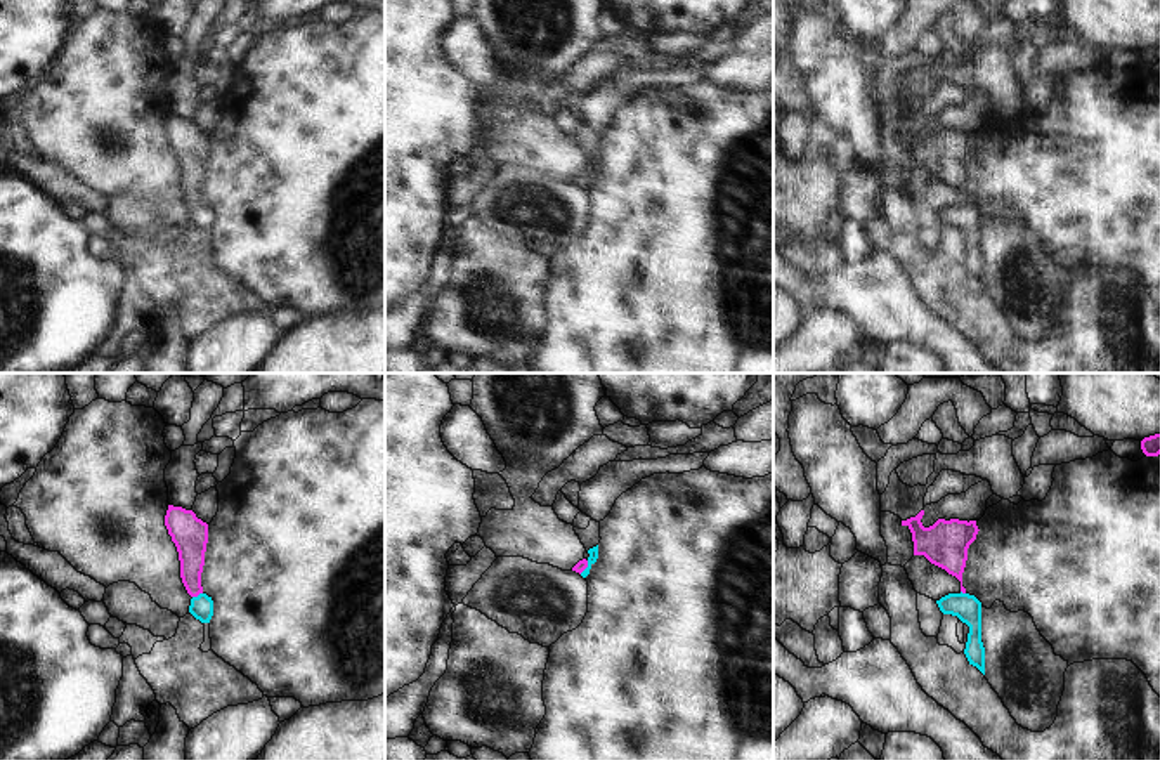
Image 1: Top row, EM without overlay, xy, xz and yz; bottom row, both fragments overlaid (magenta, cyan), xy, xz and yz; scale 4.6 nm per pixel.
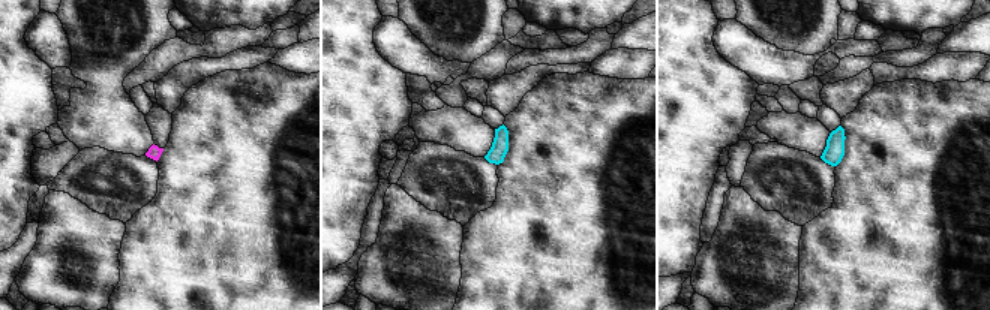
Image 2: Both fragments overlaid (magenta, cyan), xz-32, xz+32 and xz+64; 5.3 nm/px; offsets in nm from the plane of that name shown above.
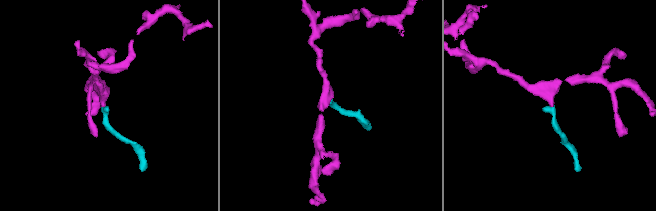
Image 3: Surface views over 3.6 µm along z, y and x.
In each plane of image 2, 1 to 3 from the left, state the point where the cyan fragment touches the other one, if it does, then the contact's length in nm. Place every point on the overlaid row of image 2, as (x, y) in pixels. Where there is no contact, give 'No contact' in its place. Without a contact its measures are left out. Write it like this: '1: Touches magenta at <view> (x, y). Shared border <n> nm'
1: No contact
2: No contact
3: No contact.

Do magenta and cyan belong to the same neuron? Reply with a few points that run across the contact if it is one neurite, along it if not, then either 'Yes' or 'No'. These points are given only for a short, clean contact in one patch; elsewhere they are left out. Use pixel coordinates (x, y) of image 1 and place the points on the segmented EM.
Line: xy (191, 542), (191, 582), (196, 596), (202, 608). Yes.

